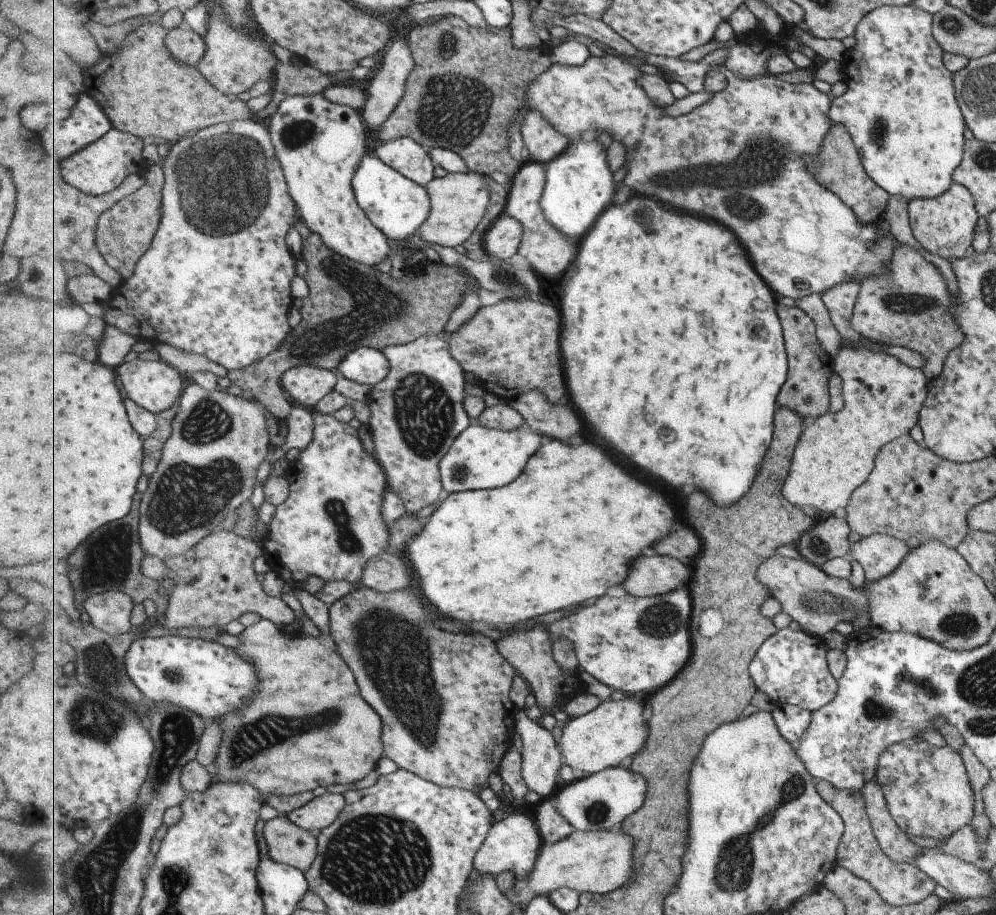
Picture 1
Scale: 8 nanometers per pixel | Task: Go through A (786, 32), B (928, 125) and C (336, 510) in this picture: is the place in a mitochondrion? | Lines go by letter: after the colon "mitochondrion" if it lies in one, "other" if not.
A: other
B: other
C: mitochondrion

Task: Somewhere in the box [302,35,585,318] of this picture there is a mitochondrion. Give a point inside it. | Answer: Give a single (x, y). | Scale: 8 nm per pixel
(454, 111)

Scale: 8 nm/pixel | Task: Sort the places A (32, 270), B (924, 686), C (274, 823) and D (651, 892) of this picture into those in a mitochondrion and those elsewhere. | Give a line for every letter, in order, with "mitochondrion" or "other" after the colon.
A: mitochondrion
B: mitochondrion
C: other
D: other

